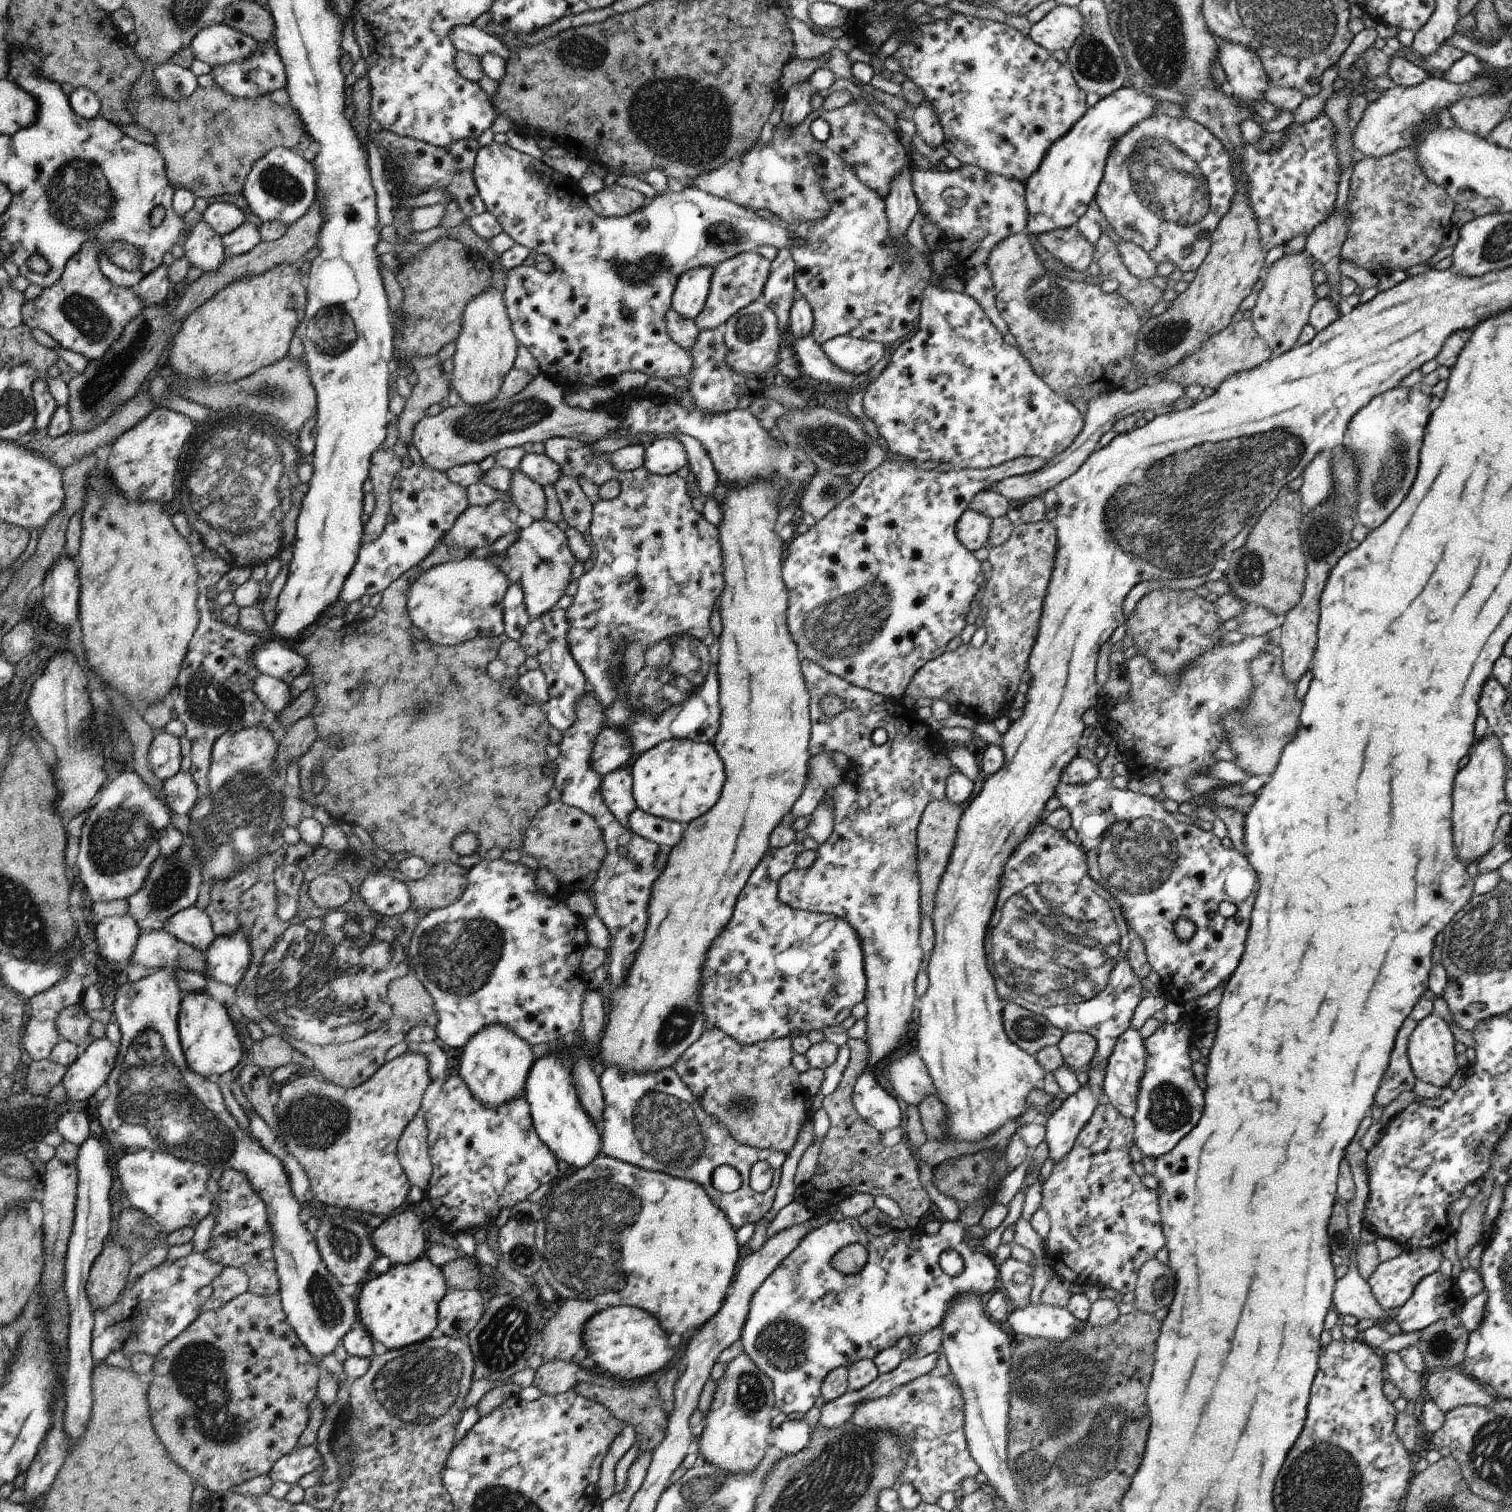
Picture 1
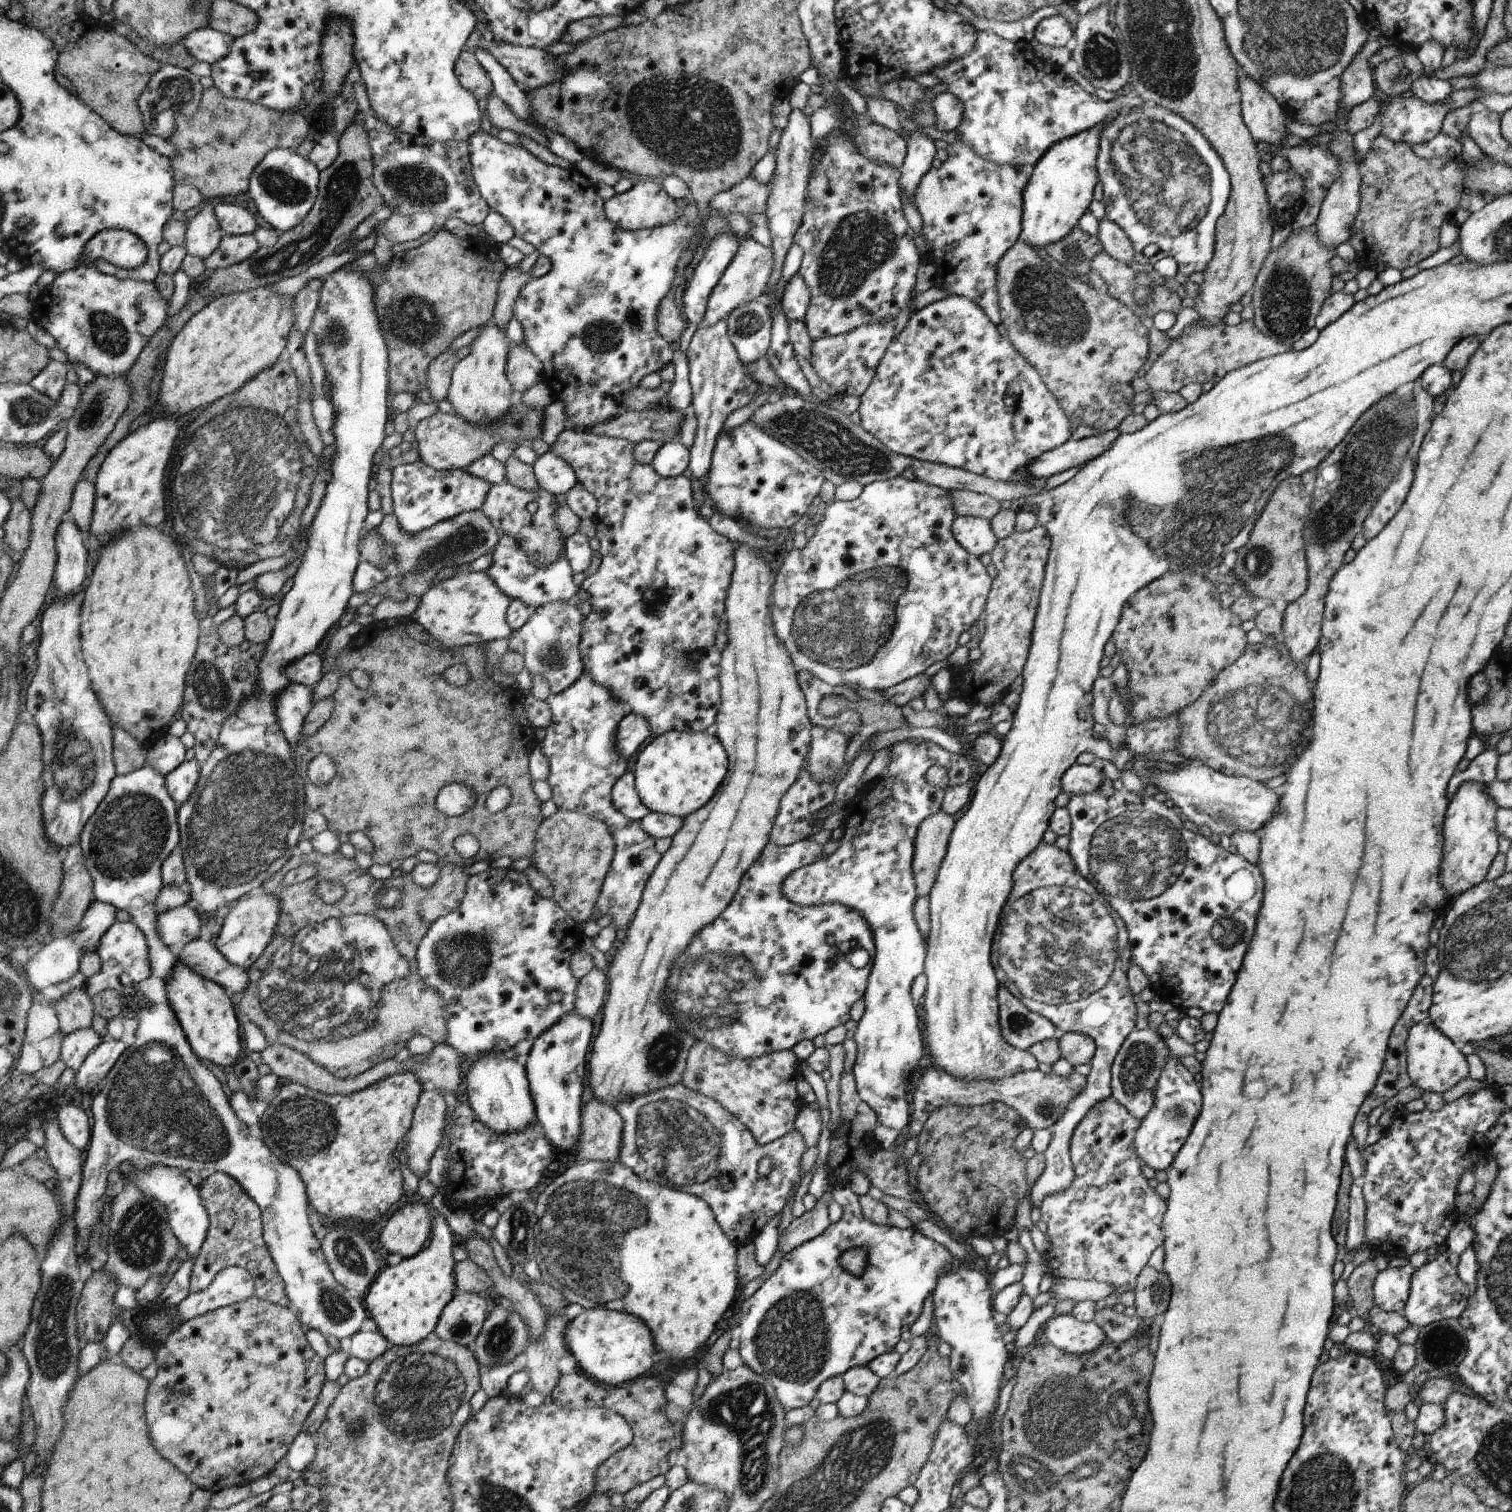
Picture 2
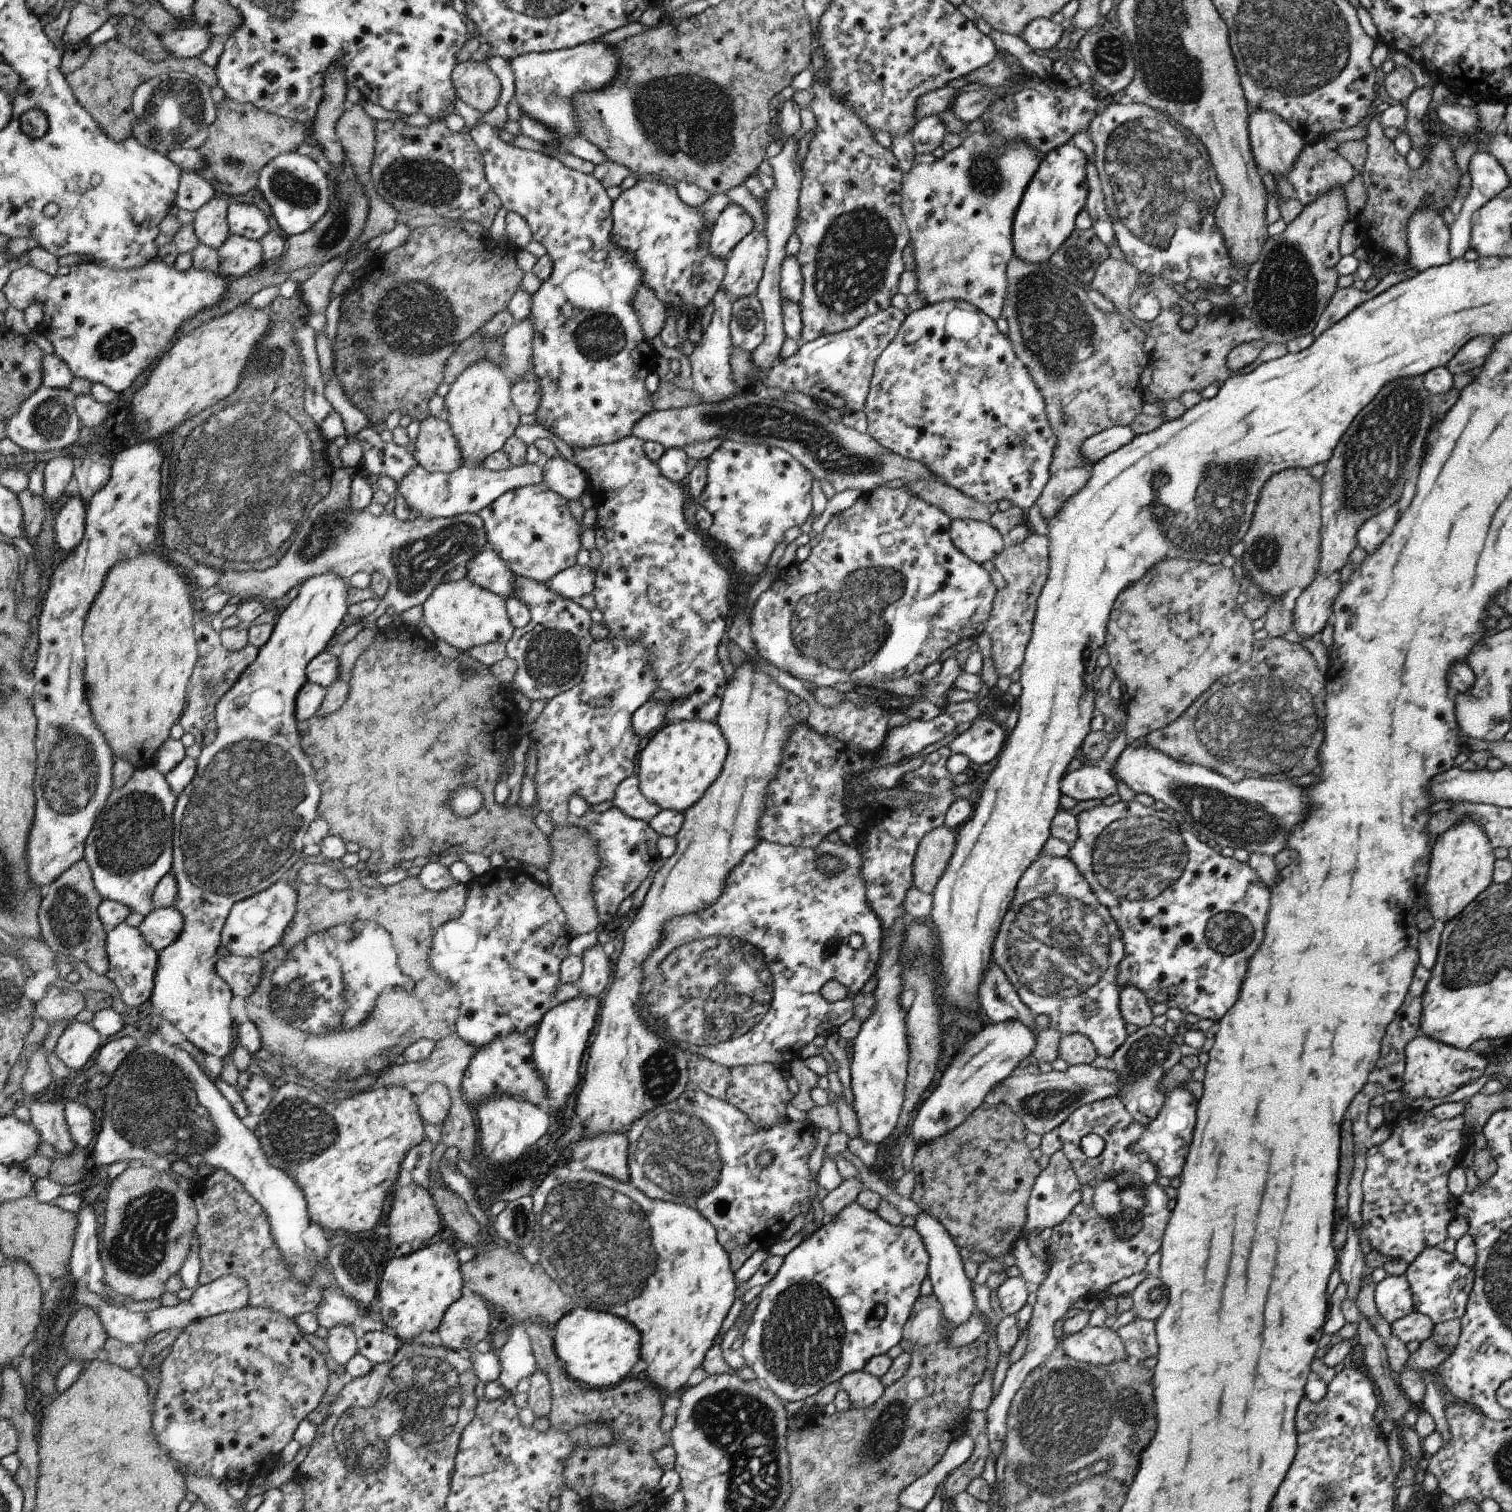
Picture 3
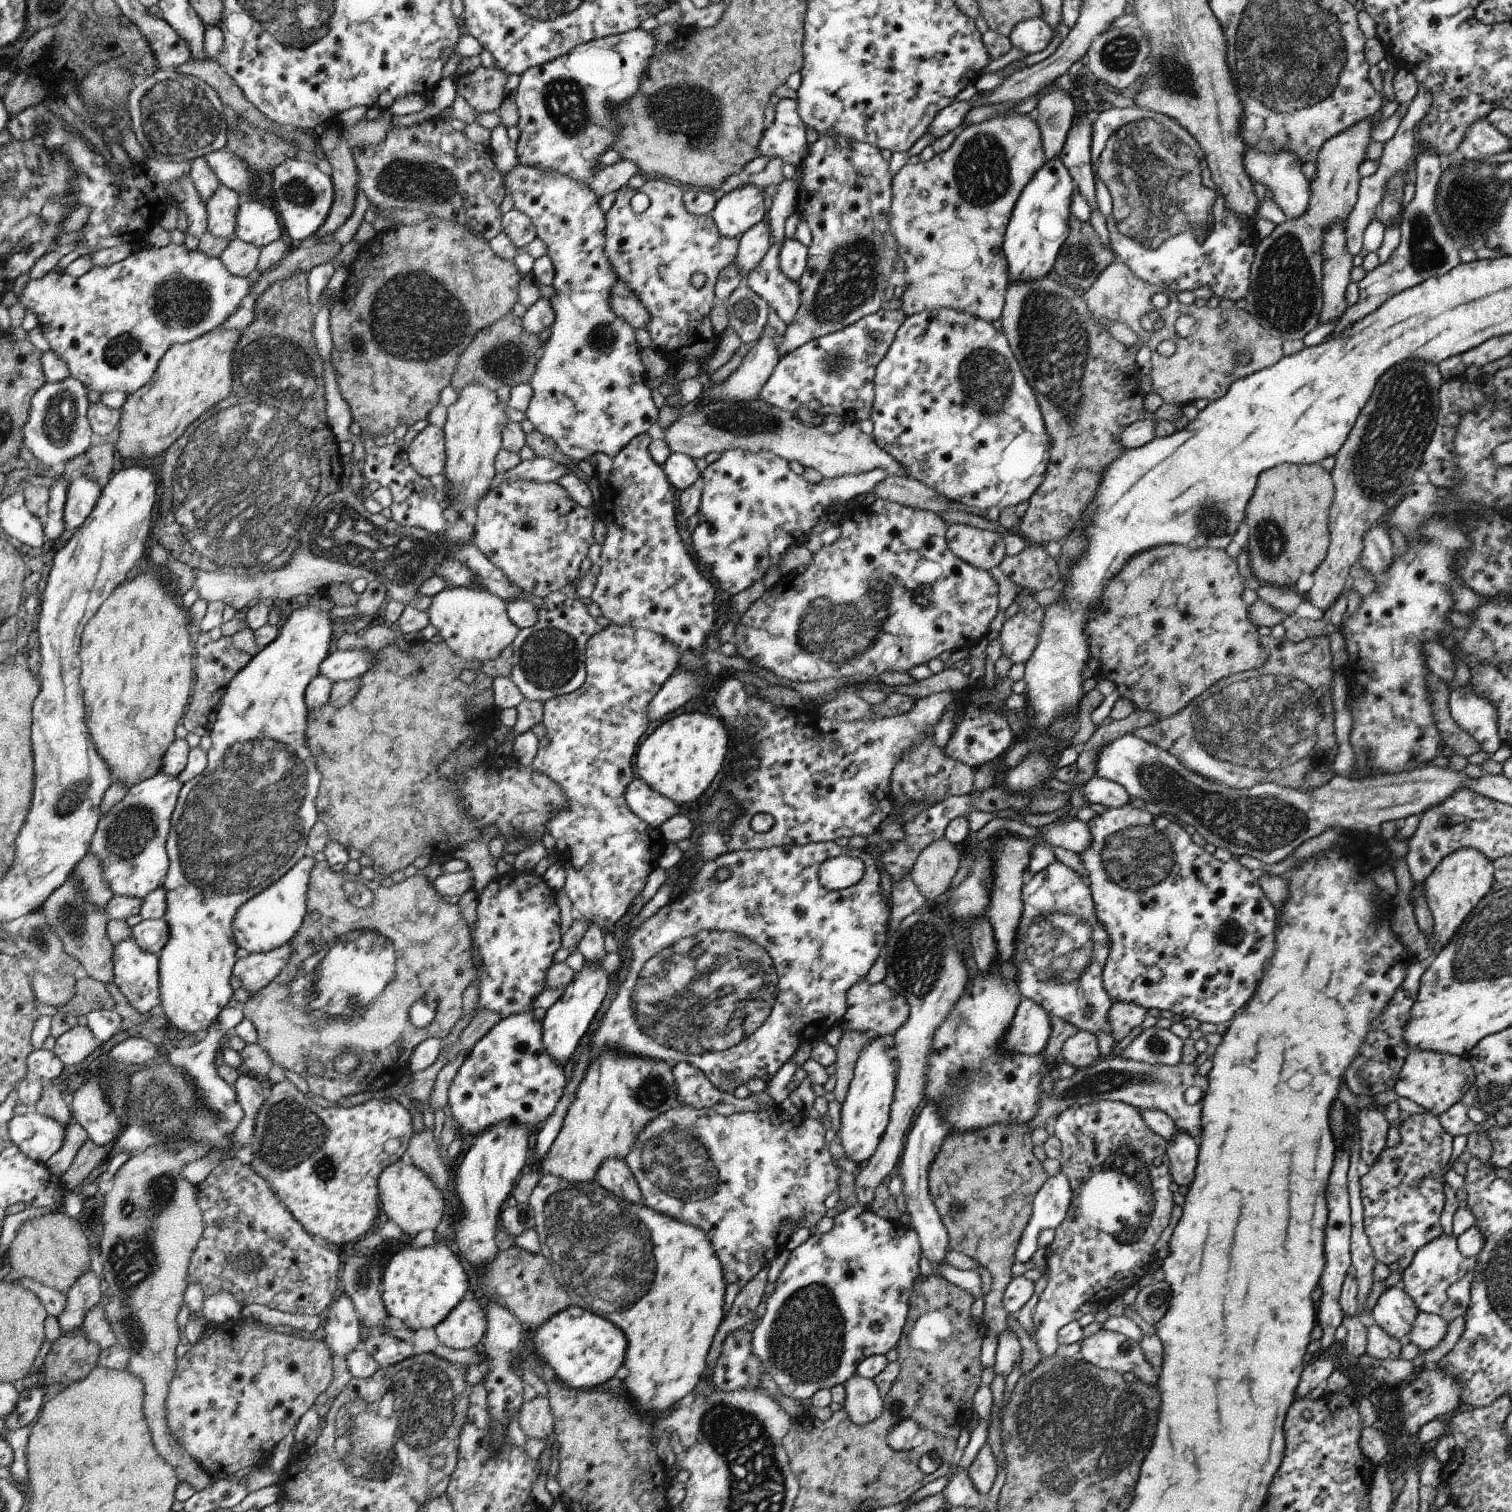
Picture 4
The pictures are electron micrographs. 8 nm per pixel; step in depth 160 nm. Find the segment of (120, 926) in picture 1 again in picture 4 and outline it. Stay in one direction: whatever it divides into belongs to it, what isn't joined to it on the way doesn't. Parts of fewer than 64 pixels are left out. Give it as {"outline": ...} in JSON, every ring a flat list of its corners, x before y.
{"outline":[[130,940,120,942,113,946,114,978,113,982,126,996,128,1002,140,1012,149,1016,152,1012,159,1011,160,989,159,989,159,958,151,952,142,950,136,941]]}

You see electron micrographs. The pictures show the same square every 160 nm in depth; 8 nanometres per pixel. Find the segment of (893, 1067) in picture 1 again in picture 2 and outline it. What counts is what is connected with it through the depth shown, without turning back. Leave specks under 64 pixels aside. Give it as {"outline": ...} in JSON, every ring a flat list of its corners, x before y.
{"outline":[[926,1069,922,1078,916,1078,914,1094,911,1096,914,1112,909,1124,910,1137,922,1132,924,1123,933,1110,948,1105,975,1107,992,1101,1002,1101,1019,1113,1026,1122,1026,1127,1035,1131,1048,1129,1058,1122,1066,1107,1076,1098,1087,1083,1087,1077,1072,1071,1067,1077,1056,1074,1053,1070,1045,1074,1040,1069,1017,1072,994,1080,970,1080,954,1078,941,1069]]}

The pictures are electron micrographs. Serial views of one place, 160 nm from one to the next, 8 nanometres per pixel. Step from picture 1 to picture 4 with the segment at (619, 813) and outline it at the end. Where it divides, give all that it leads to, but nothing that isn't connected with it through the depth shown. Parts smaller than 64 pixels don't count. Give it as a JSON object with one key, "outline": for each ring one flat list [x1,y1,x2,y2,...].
{"outline":[[640,778,629,784,625,798,634,814,644,819,651,827,658,828,664,821,680,812,680,806,676,802,658,794]]}

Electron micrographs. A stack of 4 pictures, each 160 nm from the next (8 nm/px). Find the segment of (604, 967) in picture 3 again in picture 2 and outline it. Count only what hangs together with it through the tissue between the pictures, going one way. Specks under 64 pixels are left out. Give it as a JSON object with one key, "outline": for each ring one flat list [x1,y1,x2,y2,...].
{"outline":[[594,966,579,980,575,1009,583,1017,599,1018,607,997,606,978,607,973]]}

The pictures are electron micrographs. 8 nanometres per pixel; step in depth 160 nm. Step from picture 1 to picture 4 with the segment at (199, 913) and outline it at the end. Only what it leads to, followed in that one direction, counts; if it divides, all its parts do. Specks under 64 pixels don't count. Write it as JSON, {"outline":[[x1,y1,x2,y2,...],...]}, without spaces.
{"outline":[[164,918,143,920,132,927,131,937,146,952,159,952,166,946,170,936,168,923]]}

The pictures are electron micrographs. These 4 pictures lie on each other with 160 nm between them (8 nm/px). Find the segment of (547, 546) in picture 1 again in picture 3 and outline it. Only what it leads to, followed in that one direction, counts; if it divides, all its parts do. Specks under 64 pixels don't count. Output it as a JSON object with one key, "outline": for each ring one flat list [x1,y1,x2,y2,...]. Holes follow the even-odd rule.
{"outline":[[489,549,476,555,467,564,467,579,490,592,508,599,515,596,513,578,516,576,505,567,505,562,496,551],[578,565,563,570,546,584,563,597,578,602,582,595,593,592,594,581,595,572,588,565]]}

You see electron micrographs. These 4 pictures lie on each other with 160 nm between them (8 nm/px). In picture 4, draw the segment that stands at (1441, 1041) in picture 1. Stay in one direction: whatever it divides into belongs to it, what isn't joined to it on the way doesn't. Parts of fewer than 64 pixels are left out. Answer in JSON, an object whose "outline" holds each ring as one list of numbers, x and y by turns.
{"outline":[[1410,1051,1402,1065,1399,1079,1392,1087,1398,1096,1404,1096,1416,1102,1437,1116,1451,1109,1457,1102,1462,1102,1475,1084,1475,1072,1470,1061,1464,1056,1434,1051]]}

